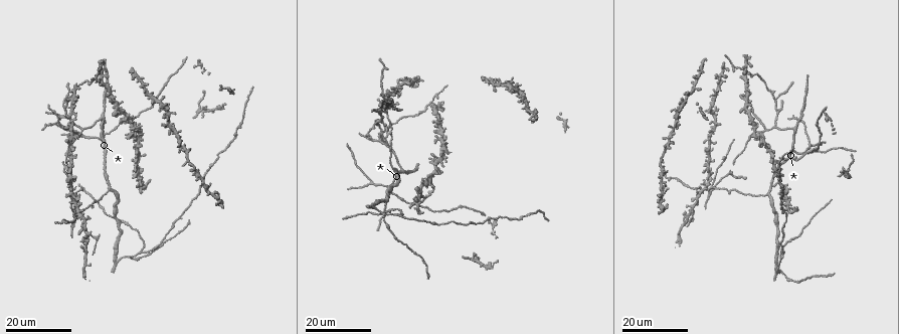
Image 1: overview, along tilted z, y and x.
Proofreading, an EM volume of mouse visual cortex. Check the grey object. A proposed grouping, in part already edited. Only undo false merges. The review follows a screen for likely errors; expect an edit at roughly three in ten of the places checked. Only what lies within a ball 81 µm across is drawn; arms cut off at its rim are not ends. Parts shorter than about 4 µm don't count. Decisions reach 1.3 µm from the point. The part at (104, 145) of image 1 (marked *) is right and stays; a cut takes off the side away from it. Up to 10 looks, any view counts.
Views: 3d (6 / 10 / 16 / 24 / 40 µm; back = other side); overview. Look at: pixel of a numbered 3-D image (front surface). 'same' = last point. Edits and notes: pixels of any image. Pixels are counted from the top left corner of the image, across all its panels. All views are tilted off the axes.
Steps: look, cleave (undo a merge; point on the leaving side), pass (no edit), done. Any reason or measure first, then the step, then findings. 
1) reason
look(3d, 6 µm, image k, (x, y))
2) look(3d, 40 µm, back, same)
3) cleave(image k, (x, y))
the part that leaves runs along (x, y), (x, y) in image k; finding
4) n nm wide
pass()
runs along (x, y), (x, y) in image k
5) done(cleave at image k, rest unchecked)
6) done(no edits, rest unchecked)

three arms meet
look(3d, 16 µm, image 1, (383, 138))

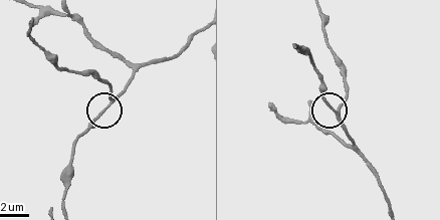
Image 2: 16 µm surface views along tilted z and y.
look(3d, 6 µm, image 2, (339, 111))

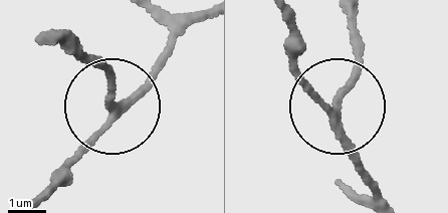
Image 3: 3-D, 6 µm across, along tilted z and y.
190 nm wide
pass()
runs along (381, 195), (338, 114), (356, 16) in image 3; one cell here

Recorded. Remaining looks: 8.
arms part here
look(3d, 24 µm, image 1, (393, 170))

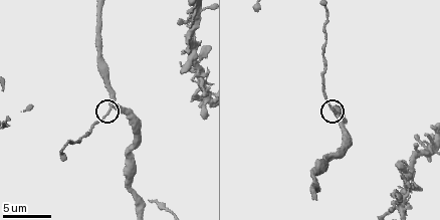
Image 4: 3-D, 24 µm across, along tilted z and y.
look(3d, 10 µm, image 4, (113, 108))

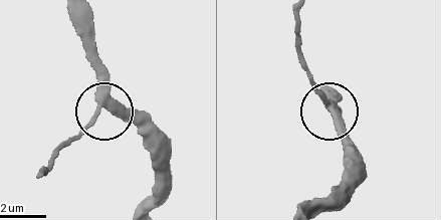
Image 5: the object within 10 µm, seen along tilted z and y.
side arm 71 µm; 3 arms
pass()
all the same cell

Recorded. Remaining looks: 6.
thin arm on a thick one
look(3d, 24 µm, image 1, (89, 236))

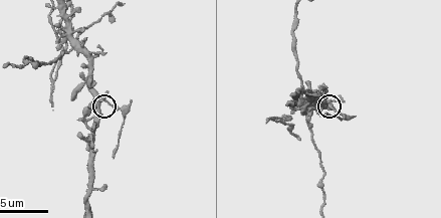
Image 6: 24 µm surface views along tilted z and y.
zoom in
look(3d, 6 µm, image 6, (97, 102))

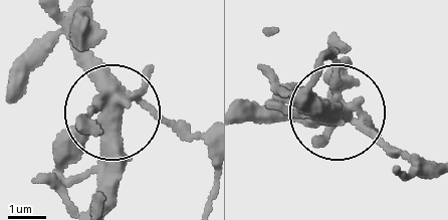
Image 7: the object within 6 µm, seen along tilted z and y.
cleave(image 7, (188, 126))
the part that leaves runs along (140, 97), (204, 143) in image 7; two cells meet here

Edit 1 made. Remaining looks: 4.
branch point
look(3d, 24 µm, image 1, (381, 215))

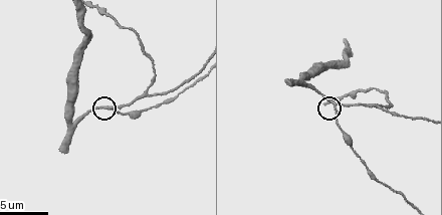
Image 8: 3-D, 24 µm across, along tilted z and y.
zoom in
look(3d, 10 µm, image 8, (337, 107))

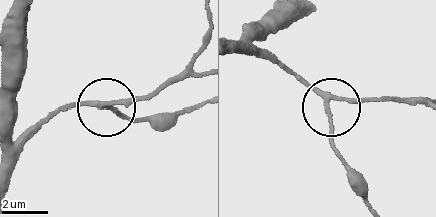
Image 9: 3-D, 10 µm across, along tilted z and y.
170 nm wide
pass()
runs along (27, 13), (12, 134), (24, 137), (88, 106), (152, 126) in image 9; all the same cell

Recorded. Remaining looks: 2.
four or more arms meet
look(3d, 24 µm, image 1, (171, 112))

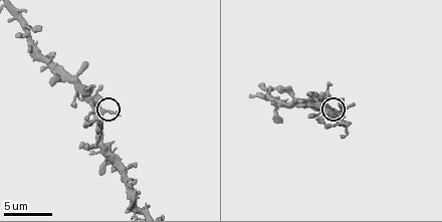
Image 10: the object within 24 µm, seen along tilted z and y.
look(3d, 6 µm, image 10, (103, 114))

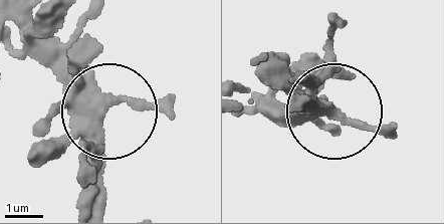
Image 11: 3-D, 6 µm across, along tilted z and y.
370 nm wide
pass()
all the same cell

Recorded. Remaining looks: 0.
done(cleave at image 7, rest unchecked)

